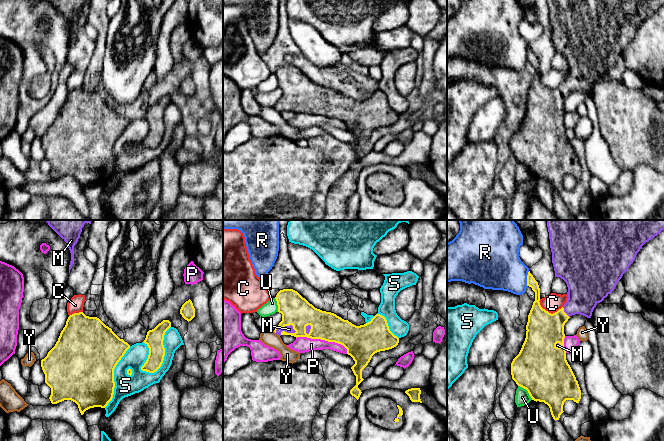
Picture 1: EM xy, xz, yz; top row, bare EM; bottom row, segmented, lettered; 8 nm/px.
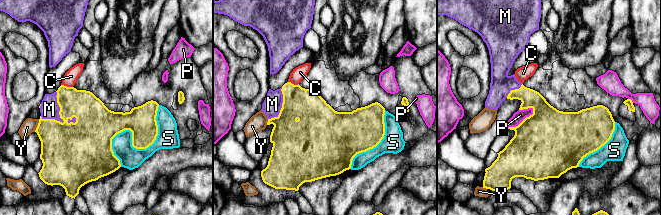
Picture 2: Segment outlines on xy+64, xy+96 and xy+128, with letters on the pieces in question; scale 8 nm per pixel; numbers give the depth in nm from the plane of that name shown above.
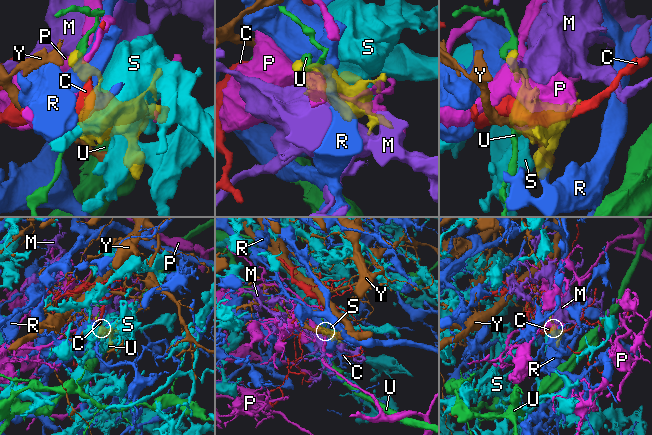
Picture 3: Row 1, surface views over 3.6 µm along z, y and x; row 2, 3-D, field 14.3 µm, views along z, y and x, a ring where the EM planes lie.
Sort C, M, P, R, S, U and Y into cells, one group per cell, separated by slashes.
C / M / P / R / S / U / Y

